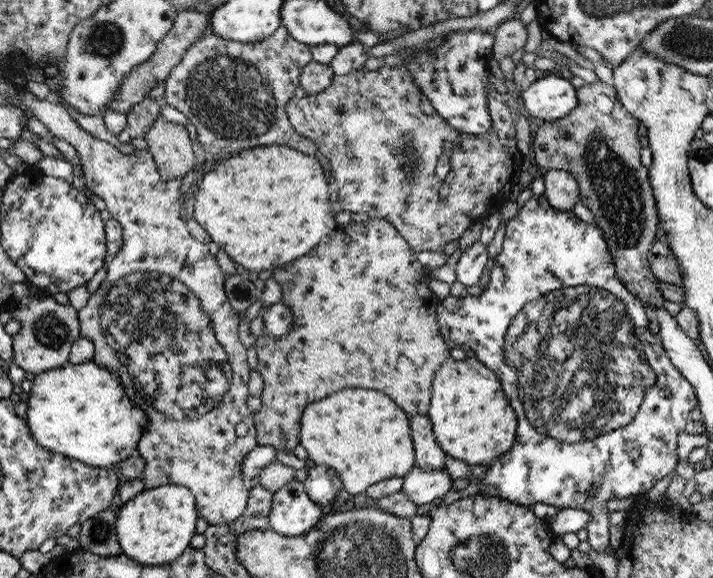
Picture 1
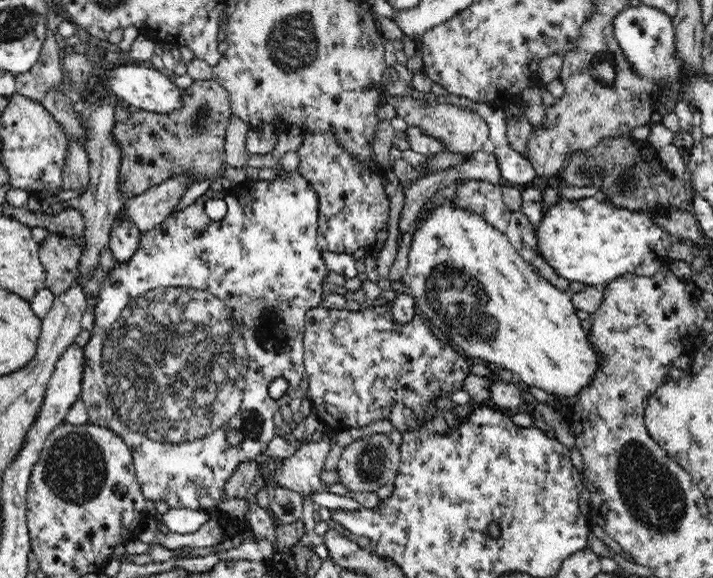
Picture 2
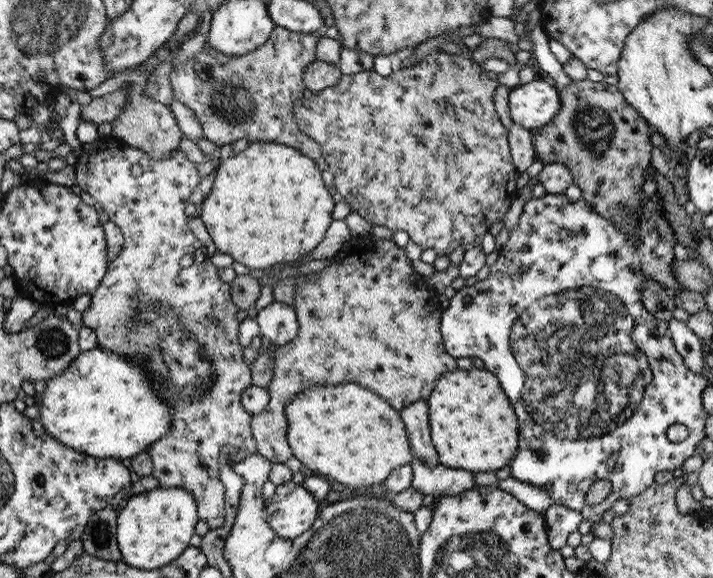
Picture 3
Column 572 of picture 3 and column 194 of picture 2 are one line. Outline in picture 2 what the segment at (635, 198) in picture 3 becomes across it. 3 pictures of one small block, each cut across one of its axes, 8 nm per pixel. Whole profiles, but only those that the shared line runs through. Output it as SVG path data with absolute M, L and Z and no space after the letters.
M214 79L196 80L186 90L182 90L181 99L182 106L170 114L132 109L128 120L115 124L113 138L121 154L118 189L123 200L133 199L150 188L163 184L172 176L180 176L182 172L187 176L195 176L198 181L218 176L225 162L224 136L233 116L228 92Z

